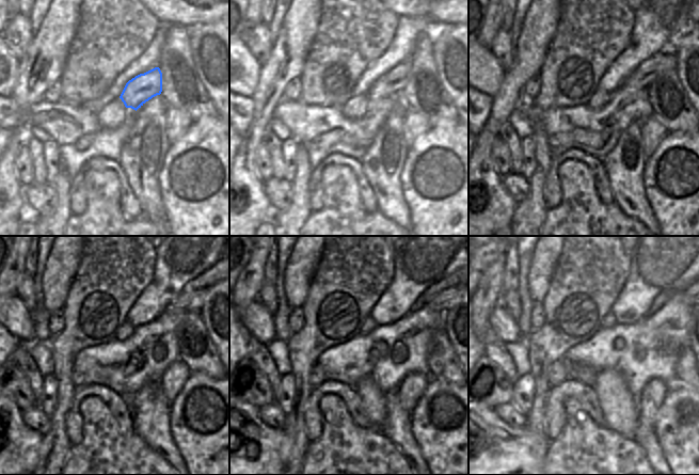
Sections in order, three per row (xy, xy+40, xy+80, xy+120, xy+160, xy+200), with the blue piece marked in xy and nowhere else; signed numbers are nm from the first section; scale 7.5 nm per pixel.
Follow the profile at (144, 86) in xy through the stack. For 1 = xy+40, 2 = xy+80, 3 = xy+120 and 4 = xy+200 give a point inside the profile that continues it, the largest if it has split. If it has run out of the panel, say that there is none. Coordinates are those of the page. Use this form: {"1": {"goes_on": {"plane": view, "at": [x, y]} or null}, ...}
{"1": {"goes_on": {"plane": "xy+40", "at": [393, 82]}}, "2": {"goes_on": {"plane": "xy+80", "at": [665, 60]}}, "3": {"goes_on": {"plane": "xy+120", "at": [192, 297]}}, "4": {"goes_on": {"plane": "xy+200", "at": [685, 297]}}}

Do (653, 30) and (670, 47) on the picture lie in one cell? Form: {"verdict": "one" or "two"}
{"verdict": "two"}

